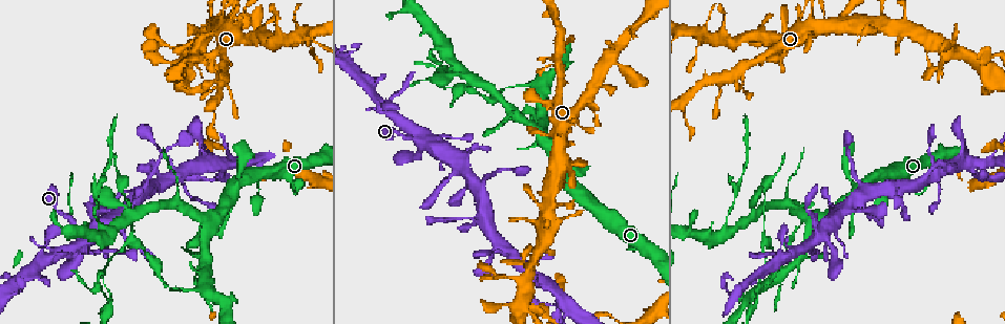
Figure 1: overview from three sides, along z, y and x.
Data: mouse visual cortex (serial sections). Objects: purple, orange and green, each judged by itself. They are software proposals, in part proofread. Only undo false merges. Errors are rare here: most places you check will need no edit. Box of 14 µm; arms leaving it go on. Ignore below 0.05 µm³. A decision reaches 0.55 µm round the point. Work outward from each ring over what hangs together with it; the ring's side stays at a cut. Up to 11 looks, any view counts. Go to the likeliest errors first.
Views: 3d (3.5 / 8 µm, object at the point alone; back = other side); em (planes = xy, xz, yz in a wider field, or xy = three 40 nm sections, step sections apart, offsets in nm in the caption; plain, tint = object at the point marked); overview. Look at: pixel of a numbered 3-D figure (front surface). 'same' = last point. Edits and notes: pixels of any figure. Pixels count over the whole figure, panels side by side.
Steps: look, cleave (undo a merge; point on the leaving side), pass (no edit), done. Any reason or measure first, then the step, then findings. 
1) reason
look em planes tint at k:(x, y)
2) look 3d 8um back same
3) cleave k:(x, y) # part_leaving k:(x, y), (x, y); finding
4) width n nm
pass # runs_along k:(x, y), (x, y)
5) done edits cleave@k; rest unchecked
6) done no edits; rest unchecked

calibre changes
look 3d 8um at 1:(417, 142)

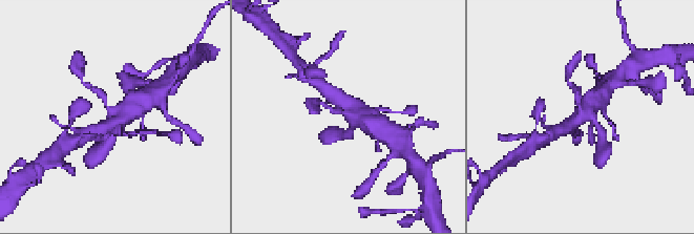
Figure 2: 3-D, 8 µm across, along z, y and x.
closer look
look 3d 3.5um at 2:(581, 113)

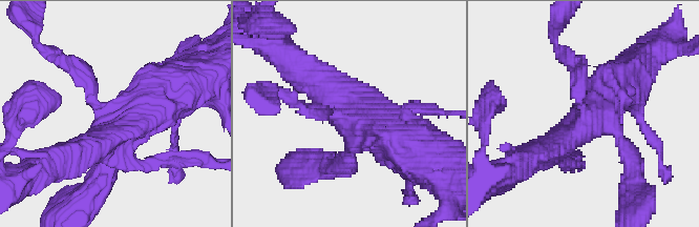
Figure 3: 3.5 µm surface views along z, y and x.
look em xy step 2 tint at 3:(345, 123)

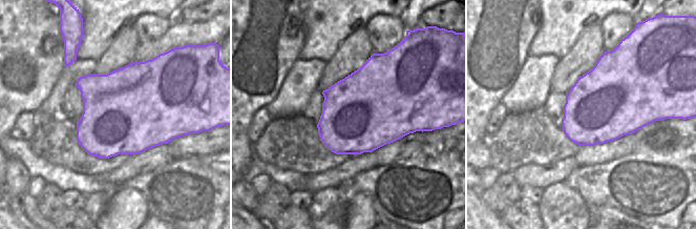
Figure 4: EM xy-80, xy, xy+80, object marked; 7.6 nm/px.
pass # runs_along 3:(311, 111), (330, 111), (404, 144); one cell here

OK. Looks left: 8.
a narrow waist
look 3d 3.5um back at 1:(185, 66)

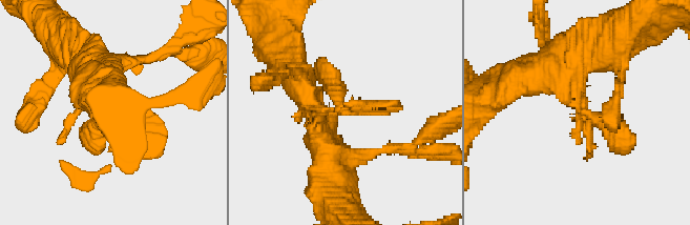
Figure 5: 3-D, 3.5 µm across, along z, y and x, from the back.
need the tissue
look em xy step 2 tint at 5:(581, 110)

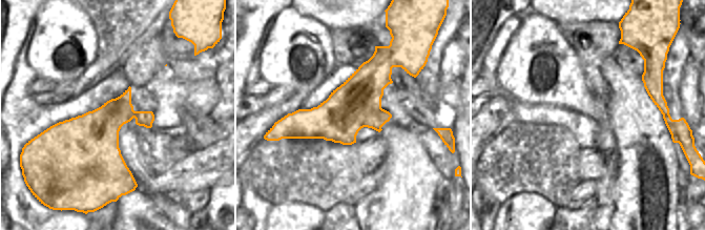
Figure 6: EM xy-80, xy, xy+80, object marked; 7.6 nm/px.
another direction
look em xy step 3 tint same

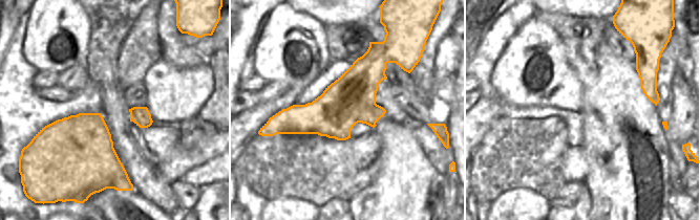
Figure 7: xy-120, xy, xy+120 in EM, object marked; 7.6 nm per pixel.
pass # runs_along 7:(396, 60), (324, 116), (278, 117); all the same cell

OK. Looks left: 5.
two arms at a narrow angle
look 3d 3.5um at 1:(568, 177)

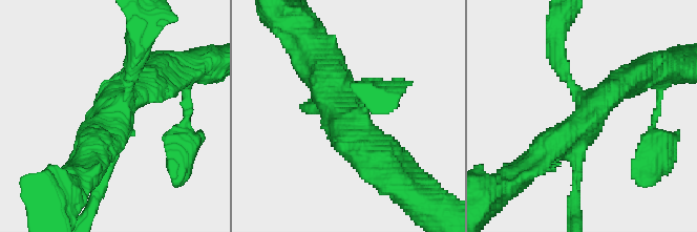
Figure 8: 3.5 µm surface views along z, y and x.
arms 4; arm_widths 200, 200, 450, 450 nm; now the EM
look em planes tint at 8:(117, 111)

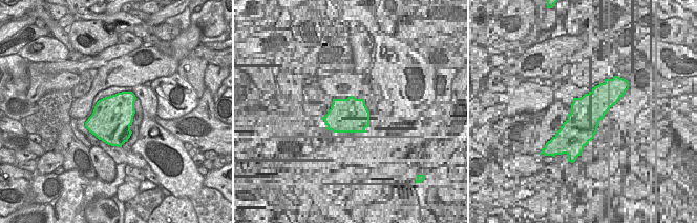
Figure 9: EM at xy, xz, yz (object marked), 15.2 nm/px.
cut it another way
look em xy step 1 tint same

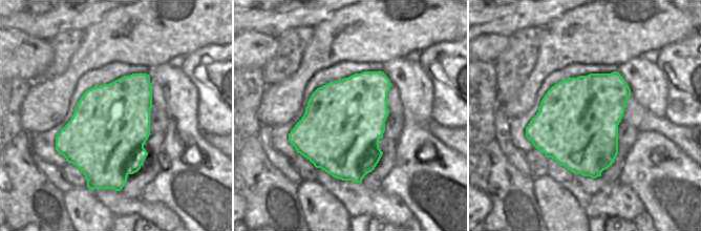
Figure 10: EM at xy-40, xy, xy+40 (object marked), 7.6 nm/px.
width 600 nm
pass # runs_along 8:(638, 74), (547, 148); one cell here

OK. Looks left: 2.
thick turns thin
look 3d 3.5um back at 1:(97, 219)

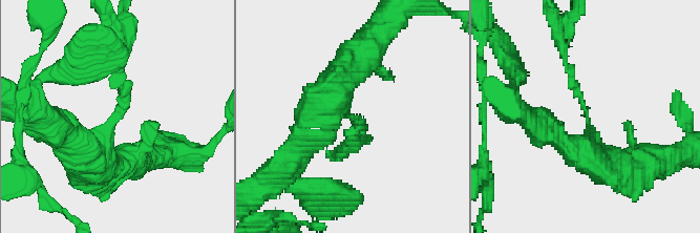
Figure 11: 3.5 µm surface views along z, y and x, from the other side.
arm_widths 100, 350 nm
look em xy step 5 tint at 11:(359, 119)

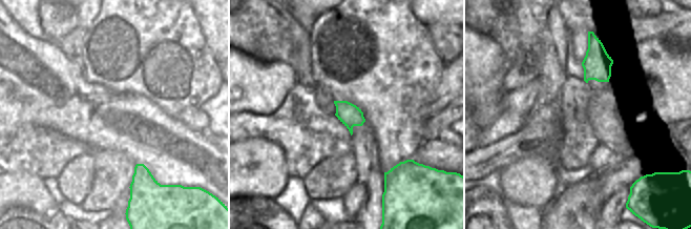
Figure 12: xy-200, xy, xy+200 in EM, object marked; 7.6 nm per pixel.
pass # runs_along 11:(73, 149), (90, 152), (123, 110), (119, 45); all the same cell

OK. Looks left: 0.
done no edits; rest unchecked

